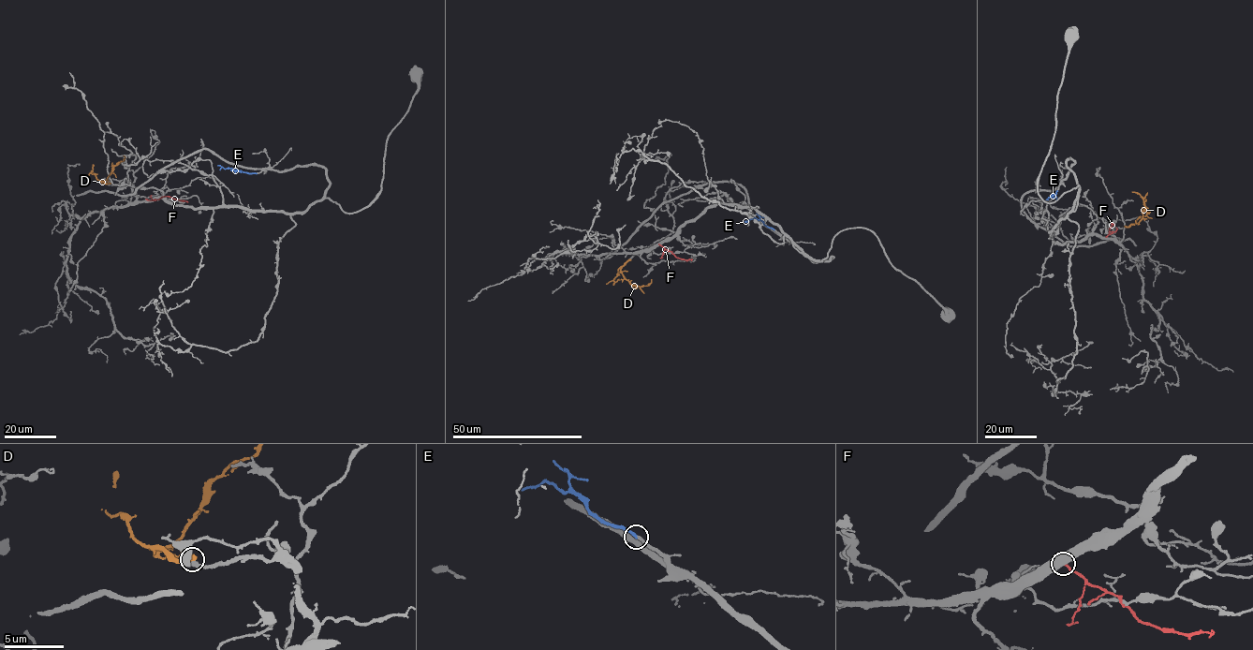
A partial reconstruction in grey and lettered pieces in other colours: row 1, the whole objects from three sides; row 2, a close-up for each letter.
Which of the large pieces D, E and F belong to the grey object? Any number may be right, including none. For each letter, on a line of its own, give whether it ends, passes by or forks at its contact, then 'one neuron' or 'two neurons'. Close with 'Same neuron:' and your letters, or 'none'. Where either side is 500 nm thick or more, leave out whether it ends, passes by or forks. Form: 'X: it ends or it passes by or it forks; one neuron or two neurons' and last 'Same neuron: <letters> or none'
D: it ends; two neurons
E: it ends; one neuron
F: two neurons
Same neuron: E

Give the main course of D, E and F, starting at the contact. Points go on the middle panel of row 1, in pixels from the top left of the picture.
D: (629, 259), (621, 270), (622, 275), (633, 285), (640, 287), (647, 286), (651, 279)
E: (773, 229), (756, 218), (744, 221)
F: (659, 244), (677, 258), (692, 259)

